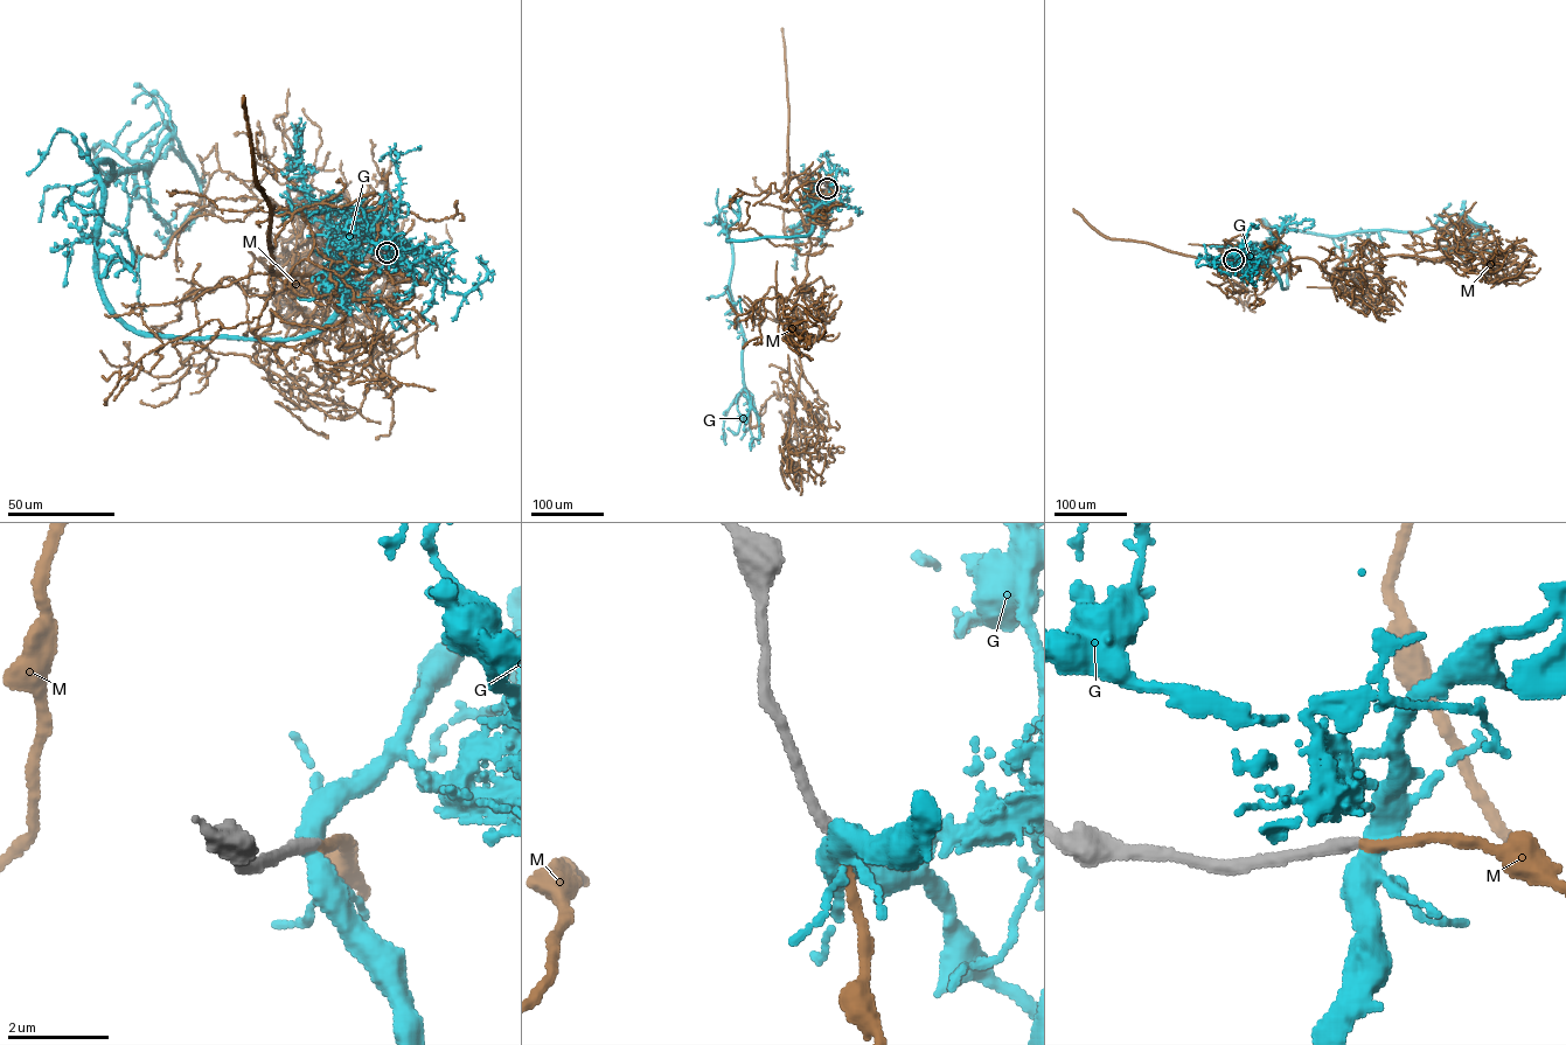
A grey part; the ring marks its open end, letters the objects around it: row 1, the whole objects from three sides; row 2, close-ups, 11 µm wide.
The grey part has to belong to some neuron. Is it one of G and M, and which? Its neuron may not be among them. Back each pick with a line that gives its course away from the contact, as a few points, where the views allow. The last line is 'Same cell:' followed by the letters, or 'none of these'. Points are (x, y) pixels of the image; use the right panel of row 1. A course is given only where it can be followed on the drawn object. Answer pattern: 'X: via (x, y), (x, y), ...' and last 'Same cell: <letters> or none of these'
M: via (1233, 259), (1224, 245), (1215, 259), (1312, 258), (1333, 273), (1439, 257), (1493, 283), (1502, 265), (1490, 272)
Same cell: M

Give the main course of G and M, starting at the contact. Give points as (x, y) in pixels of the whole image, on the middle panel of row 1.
G: (827, 188), (829, 192), (827, 196), (811, 204), (812, 230), (805, 236), (728, 241), (728, 234)
M: (827, 189), (788, 168), (811, 246), (793, 311), (801, 371), (786, 444), (833, 458), (832, 445)

